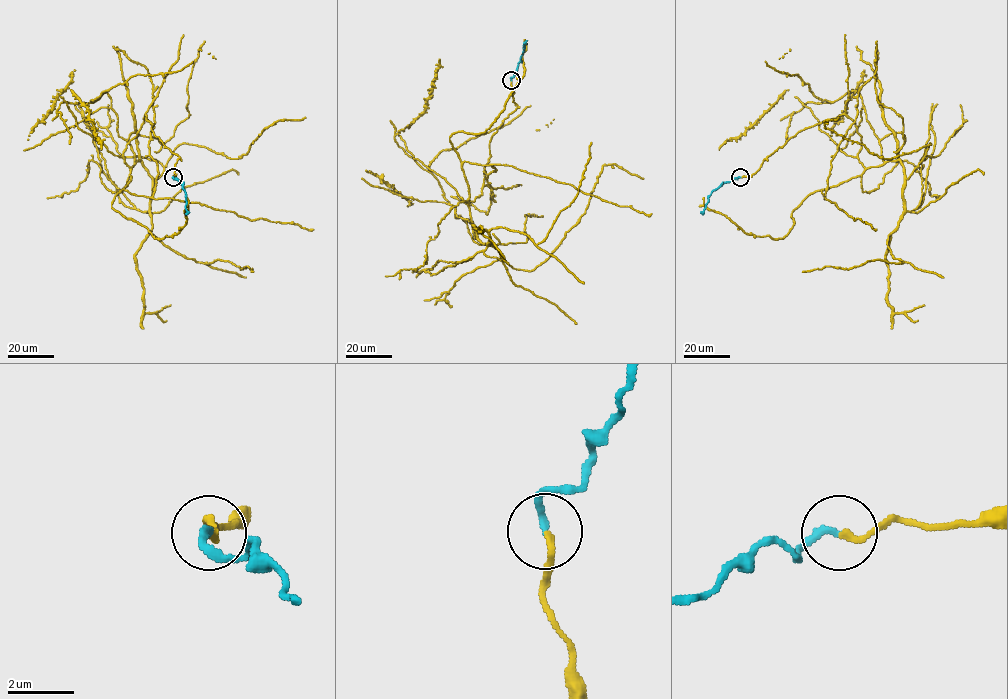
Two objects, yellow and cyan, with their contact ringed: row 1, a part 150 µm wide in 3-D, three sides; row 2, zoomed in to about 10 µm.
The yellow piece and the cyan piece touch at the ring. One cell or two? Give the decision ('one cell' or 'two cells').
one cell

